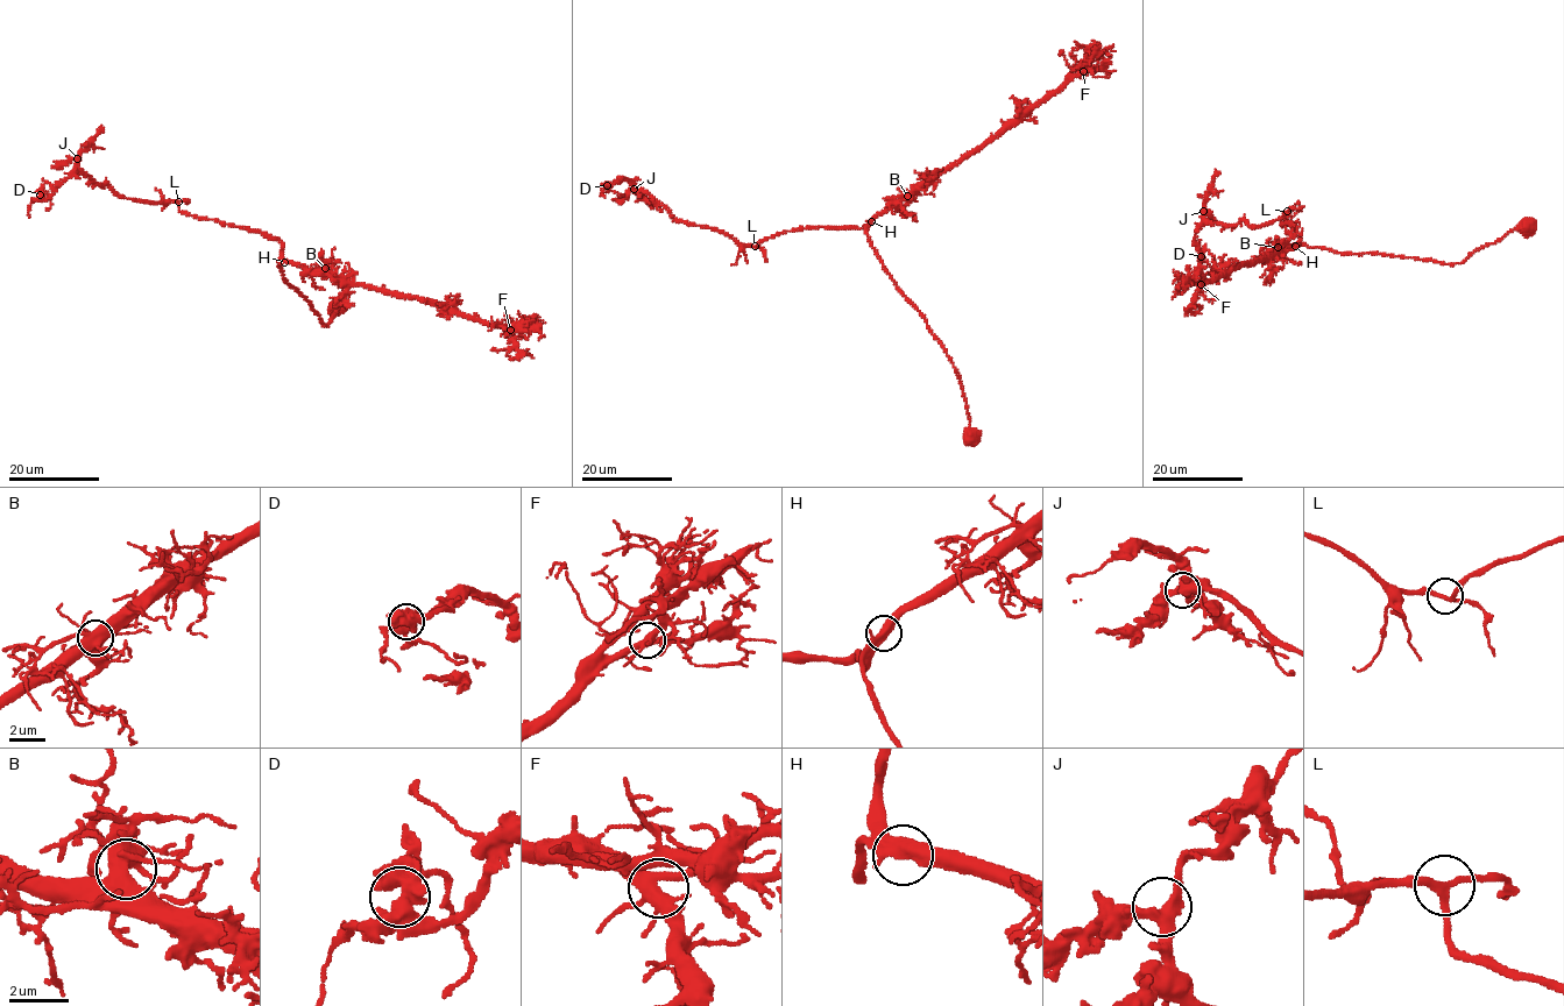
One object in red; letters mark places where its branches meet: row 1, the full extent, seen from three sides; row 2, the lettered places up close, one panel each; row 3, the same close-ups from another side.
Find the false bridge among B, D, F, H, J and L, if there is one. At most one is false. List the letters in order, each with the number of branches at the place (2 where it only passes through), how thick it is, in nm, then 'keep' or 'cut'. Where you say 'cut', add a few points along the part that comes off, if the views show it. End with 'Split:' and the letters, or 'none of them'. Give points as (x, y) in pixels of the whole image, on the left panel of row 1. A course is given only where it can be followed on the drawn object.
B: 3 branches meet; 480 nm thick; keep
D: 4 branches meet; 440 nm thick; keep
F: 6 branches meet; 400 nm thick; keep
H: 3 branches meet; 400 nm thick; keep
J: 3 branches meet; 340 nm thick; keep
L: 3 branches meet; 220 nm thick; keep
Split: none of them

